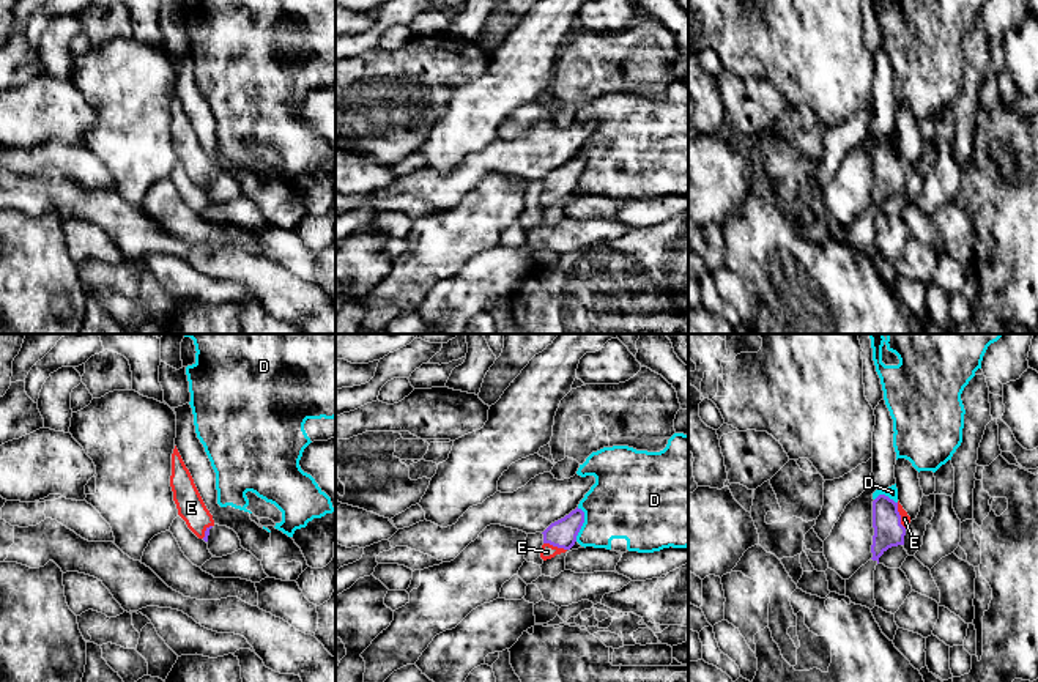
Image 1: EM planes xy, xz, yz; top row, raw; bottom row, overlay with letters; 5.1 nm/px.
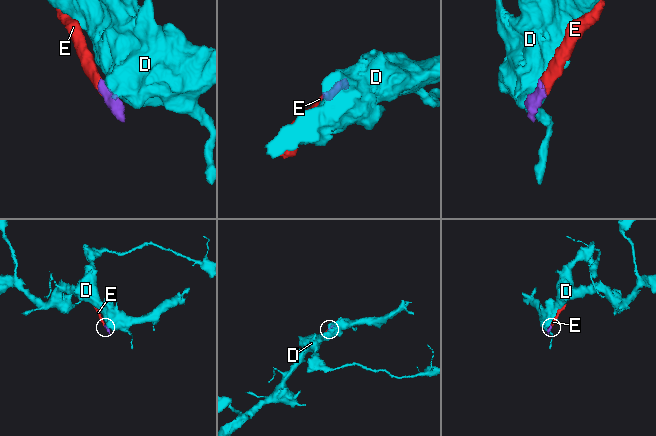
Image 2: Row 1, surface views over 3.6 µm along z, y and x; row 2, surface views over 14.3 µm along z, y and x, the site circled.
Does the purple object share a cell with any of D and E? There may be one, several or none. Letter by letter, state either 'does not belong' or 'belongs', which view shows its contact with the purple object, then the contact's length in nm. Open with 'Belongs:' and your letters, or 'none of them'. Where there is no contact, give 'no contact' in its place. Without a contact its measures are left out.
Belongs: E
D: does not belong; contact in xz; length 180 nm
E: belongs; contact in yz; length 140 nm

